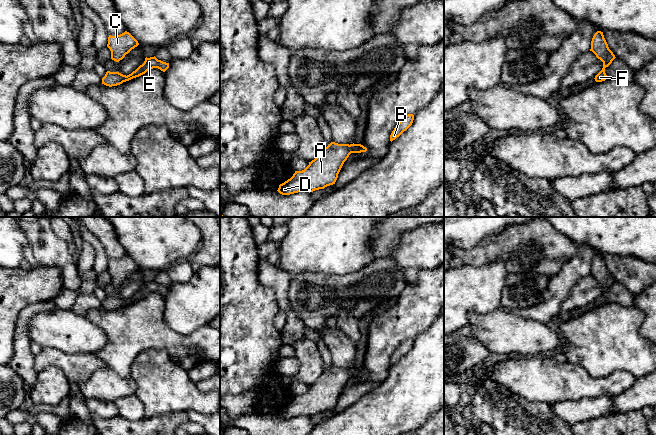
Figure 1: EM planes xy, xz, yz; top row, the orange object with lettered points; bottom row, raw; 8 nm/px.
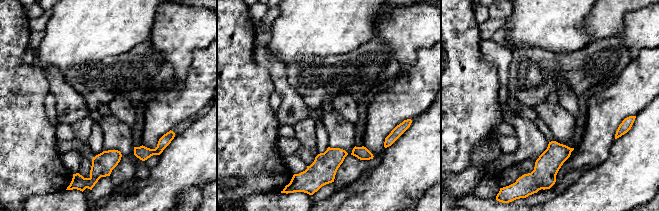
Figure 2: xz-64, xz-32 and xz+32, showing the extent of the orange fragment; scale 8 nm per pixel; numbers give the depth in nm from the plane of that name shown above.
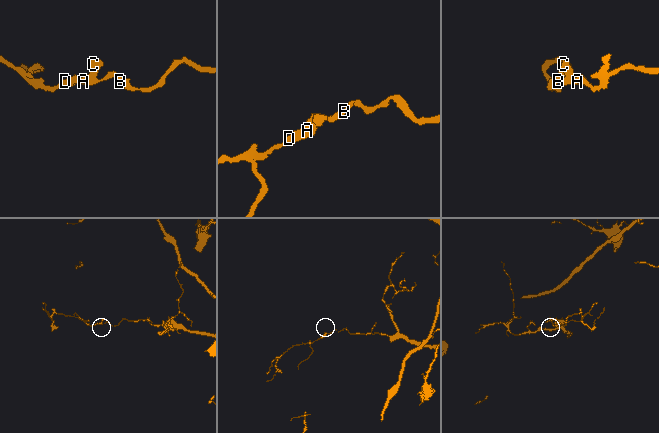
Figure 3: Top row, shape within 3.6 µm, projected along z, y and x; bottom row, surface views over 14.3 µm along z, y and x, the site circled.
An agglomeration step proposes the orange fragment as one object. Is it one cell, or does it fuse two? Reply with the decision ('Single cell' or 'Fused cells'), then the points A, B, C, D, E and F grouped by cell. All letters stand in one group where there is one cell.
Single cell. Groups: A B C D E F

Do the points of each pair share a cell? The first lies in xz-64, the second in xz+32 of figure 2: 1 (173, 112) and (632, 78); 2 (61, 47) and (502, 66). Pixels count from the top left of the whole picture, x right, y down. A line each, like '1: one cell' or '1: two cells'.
1: one cell
2: two cells

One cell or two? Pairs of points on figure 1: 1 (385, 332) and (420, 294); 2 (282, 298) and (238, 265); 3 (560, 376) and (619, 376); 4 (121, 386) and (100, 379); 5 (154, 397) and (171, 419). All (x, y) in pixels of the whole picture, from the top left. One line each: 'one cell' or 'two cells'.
1: one cell
2: two cells
3: one cell
4: one cell
5: two cells

